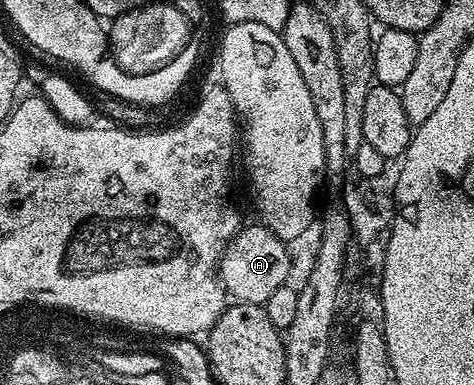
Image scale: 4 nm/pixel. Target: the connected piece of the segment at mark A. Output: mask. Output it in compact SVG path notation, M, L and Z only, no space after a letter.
M253 222L247 226L239 227L238 233L226 243L222 257L218 260L218 278L222 281L222 287L226 290L227 297L244 304L265 305L266 299L272 295L281 284L287 283L286 275L290 272L290 256L286 253L287 245L272 230L268 230L261 222Z

